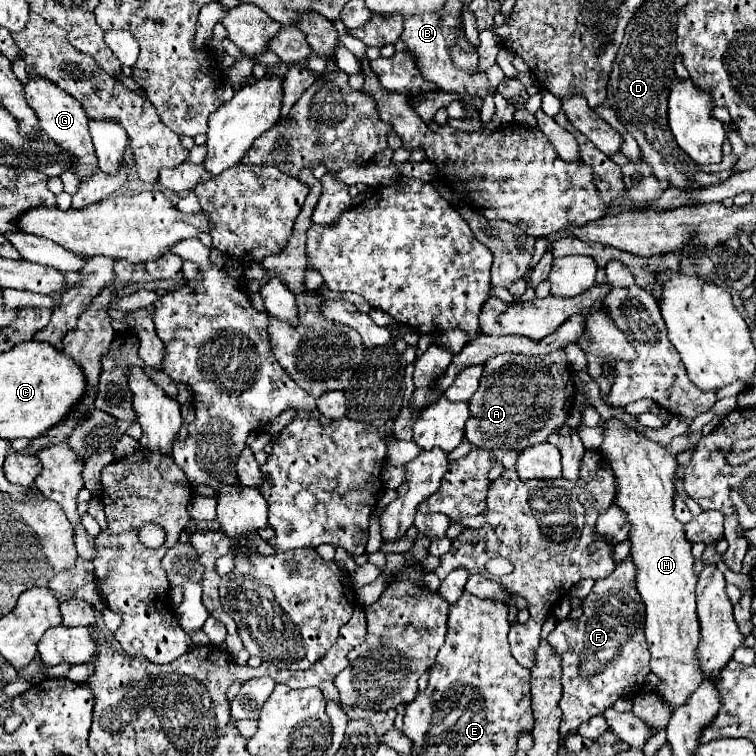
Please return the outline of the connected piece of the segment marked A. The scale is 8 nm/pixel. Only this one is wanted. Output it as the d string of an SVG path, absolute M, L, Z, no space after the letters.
M563 349L539 357L515 353L497 355L483 365L479 389L469 399L471 417L465 427L465 439L475 447L515 451L545 443L567 421L573 407L571 393L571 369Z

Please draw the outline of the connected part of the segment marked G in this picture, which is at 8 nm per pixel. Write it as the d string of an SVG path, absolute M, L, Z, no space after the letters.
M35 77L25 85L25 99L37 113L41 129L47 133L47 137L53 139L63 151L73 155L73 171L81 179L95 175L99 171L99 165L97 165L97 155L95 155L91 135L89 135L89 117L85 115L85 109L81 107L81 103L73 99L69 93L65 93L63 89L59 89L57 85L53 85L51 81L41 77Z

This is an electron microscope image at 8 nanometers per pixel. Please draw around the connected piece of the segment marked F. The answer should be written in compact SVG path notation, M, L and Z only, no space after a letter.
M628 555L609 577L595 581L593 591L583 599L581 605L583 615L579 619L557 621L555 629L547 637L553 651L561 657L561 669L563 669L563 677L561 677L563 697L559 701L559 707L563 711L563 719L559 727L561 733L575 733L581 723L599 715L605 707L611 707L619 697L635 697L643 689L645 677L649 675L649 647L643 633L645 603L641 601L641 595L635 589L635 577L637 577L637 567L633 565Z

